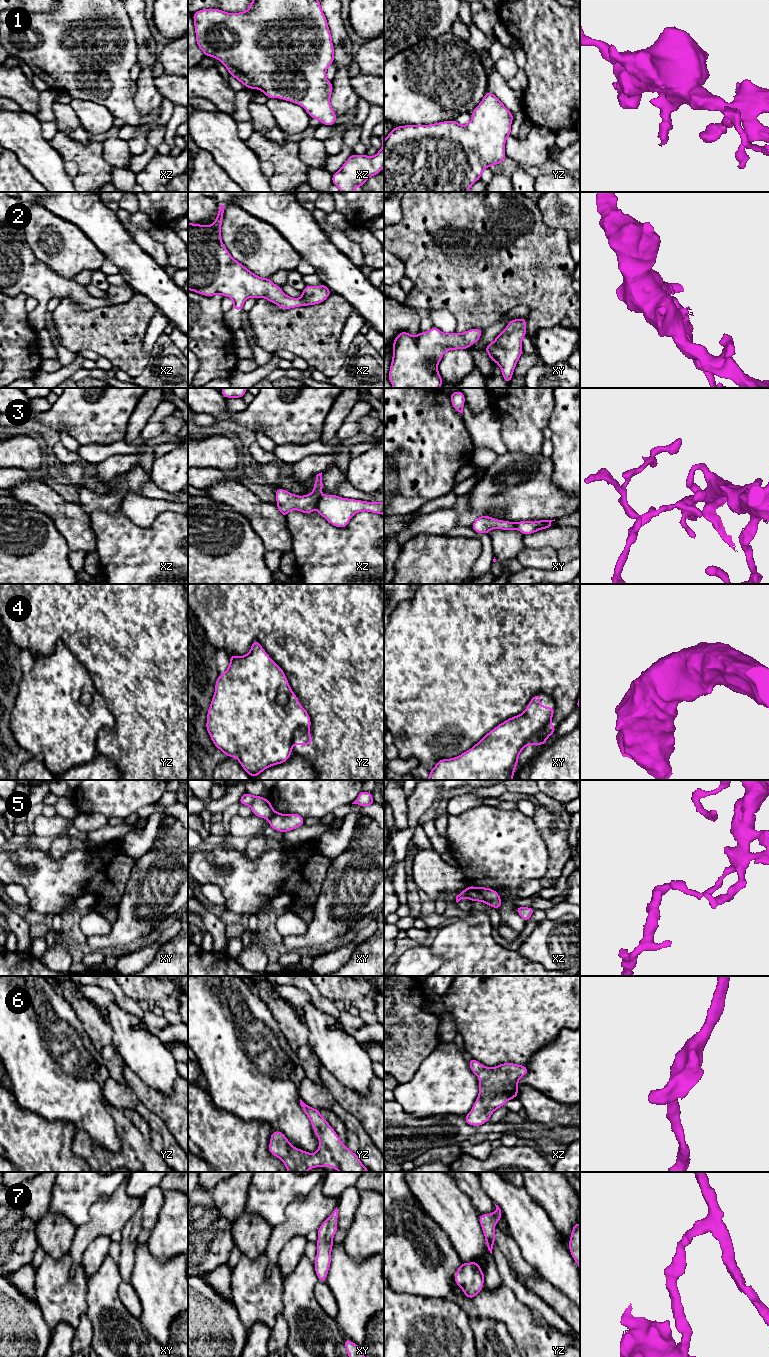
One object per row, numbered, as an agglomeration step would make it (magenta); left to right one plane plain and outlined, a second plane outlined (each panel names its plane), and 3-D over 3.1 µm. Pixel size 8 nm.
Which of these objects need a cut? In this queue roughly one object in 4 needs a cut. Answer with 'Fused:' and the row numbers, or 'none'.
Fused: 3, 4, 5

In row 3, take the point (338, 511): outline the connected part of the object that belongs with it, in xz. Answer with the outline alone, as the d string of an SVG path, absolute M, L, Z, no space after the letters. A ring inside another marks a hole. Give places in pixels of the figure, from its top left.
M327 494L321 496L316 509L330 524L344 528L358 512L368 511L384 515L384 502L367 502Z

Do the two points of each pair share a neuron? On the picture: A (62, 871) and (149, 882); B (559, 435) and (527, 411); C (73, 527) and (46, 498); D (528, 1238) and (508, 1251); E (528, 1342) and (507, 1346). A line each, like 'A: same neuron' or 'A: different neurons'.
A: different neurons
B: different neurons
C: same neuron
D: different neurons
E: different neurons

